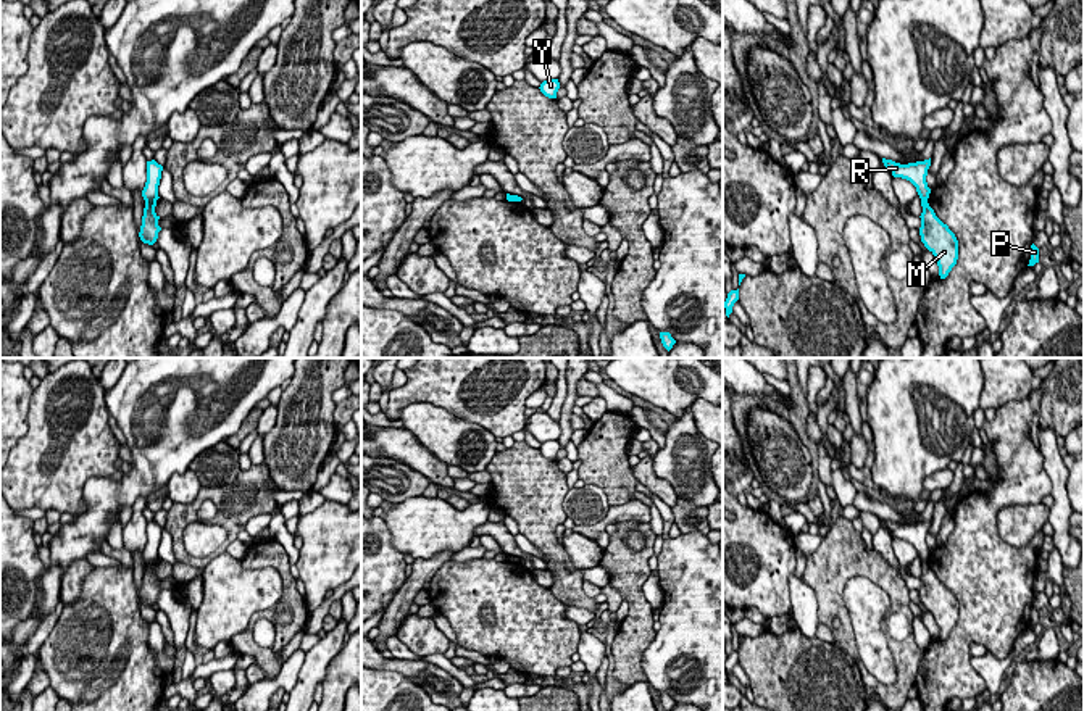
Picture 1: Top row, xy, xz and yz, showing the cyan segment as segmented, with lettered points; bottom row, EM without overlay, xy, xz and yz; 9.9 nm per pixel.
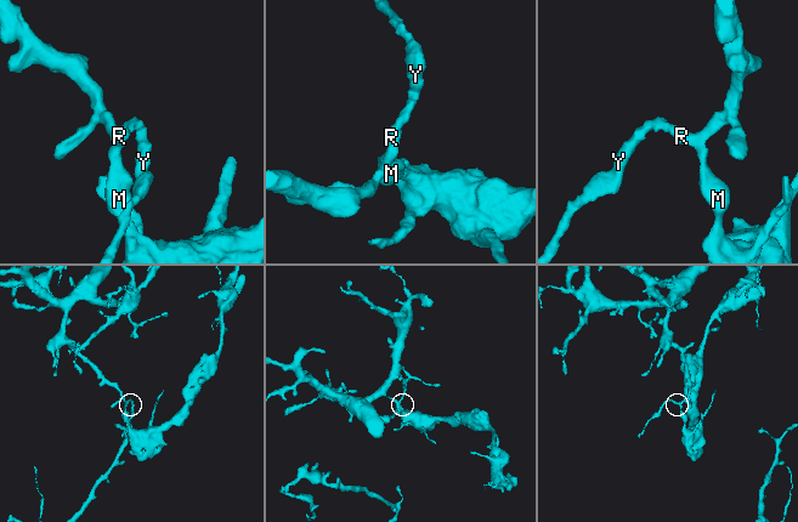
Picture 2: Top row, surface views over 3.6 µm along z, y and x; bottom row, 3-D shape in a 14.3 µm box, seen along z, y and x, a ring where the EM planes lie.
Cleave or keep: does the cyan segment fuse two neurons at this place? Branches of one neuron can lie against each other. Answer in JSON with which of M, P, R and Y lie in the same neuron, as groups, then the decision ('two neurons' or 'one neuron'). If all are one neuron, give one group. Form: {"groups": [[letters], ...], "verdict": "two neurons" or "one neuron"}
{"groups": [["M", "P"], ["R", "Y"]], "verdict": "two neurons"}

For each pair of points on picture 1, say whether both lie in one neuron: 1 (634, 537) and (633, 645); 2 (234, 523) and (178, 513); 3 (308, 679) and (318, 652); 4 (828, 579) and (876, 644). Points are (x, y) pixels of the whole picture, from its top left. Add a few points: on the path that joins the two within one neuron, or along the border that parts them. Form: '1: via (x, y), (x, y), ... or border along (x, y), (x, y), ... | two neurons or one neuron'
1: border along (631, 529), (625, 542), (637, 552) | two neurons
2: via (225, 508), (213, 497), (202, 497), (192, 507) | one neuron
3: via (312, 673), (318, 658) | one neuron
4: border along (860, 574), (844, 587), (854, 637) | two neurons

